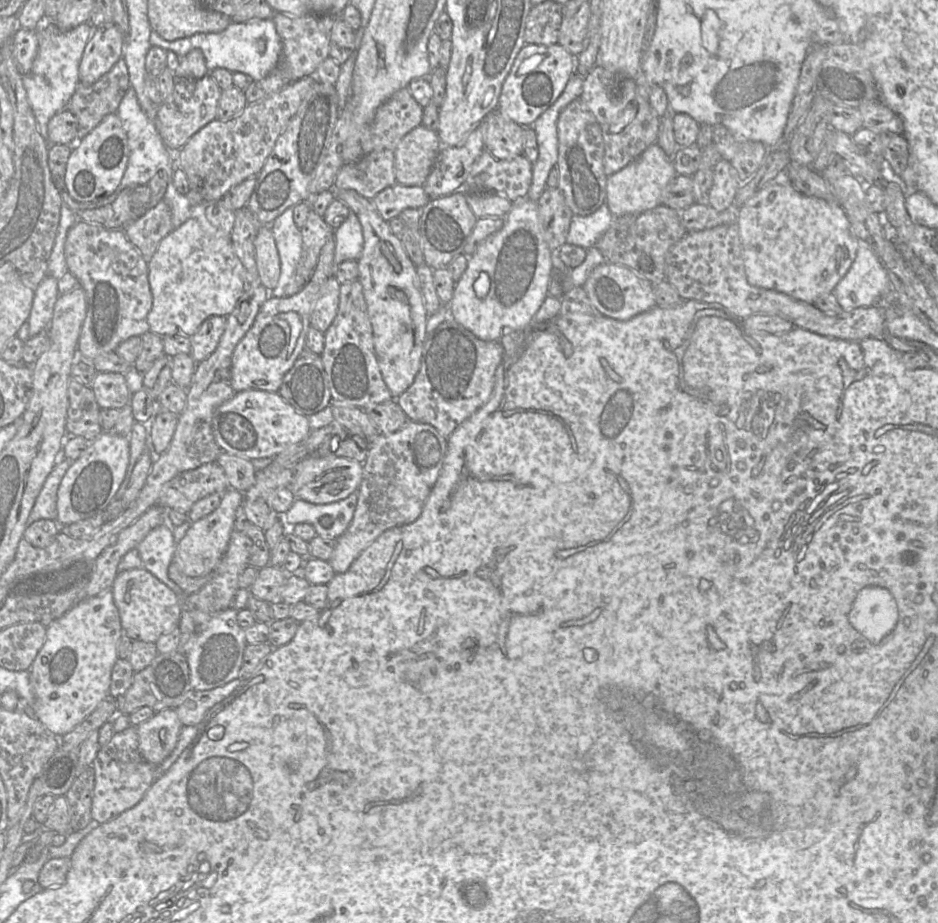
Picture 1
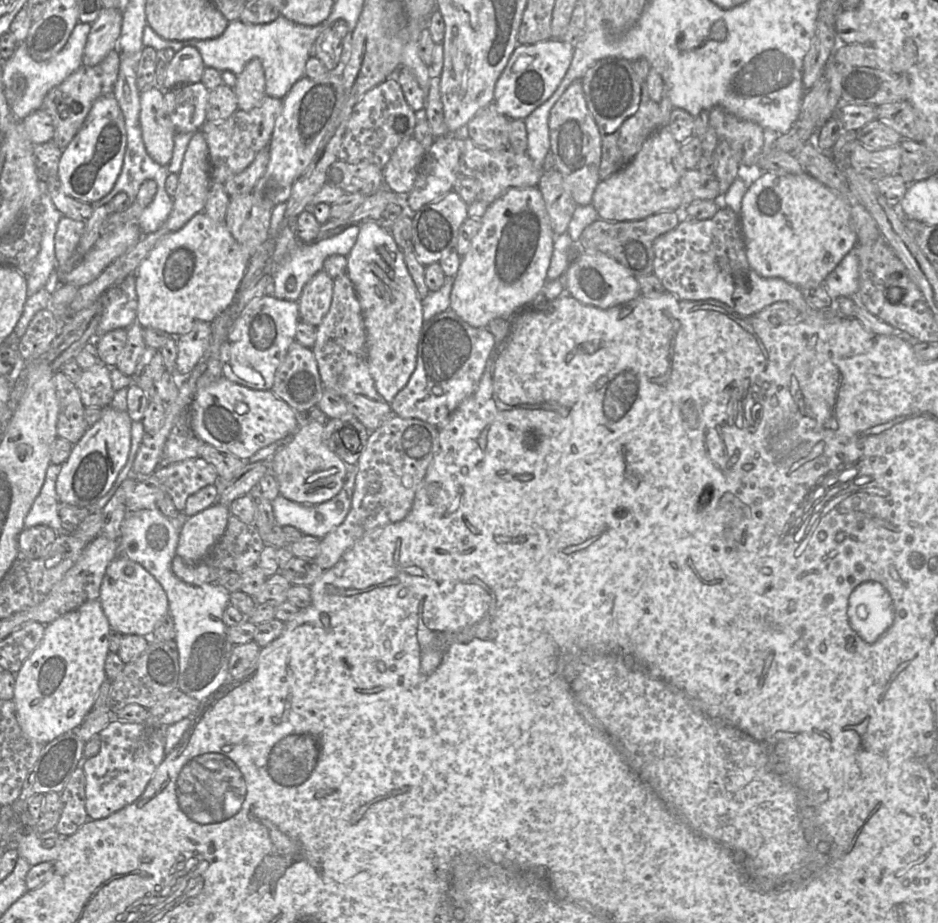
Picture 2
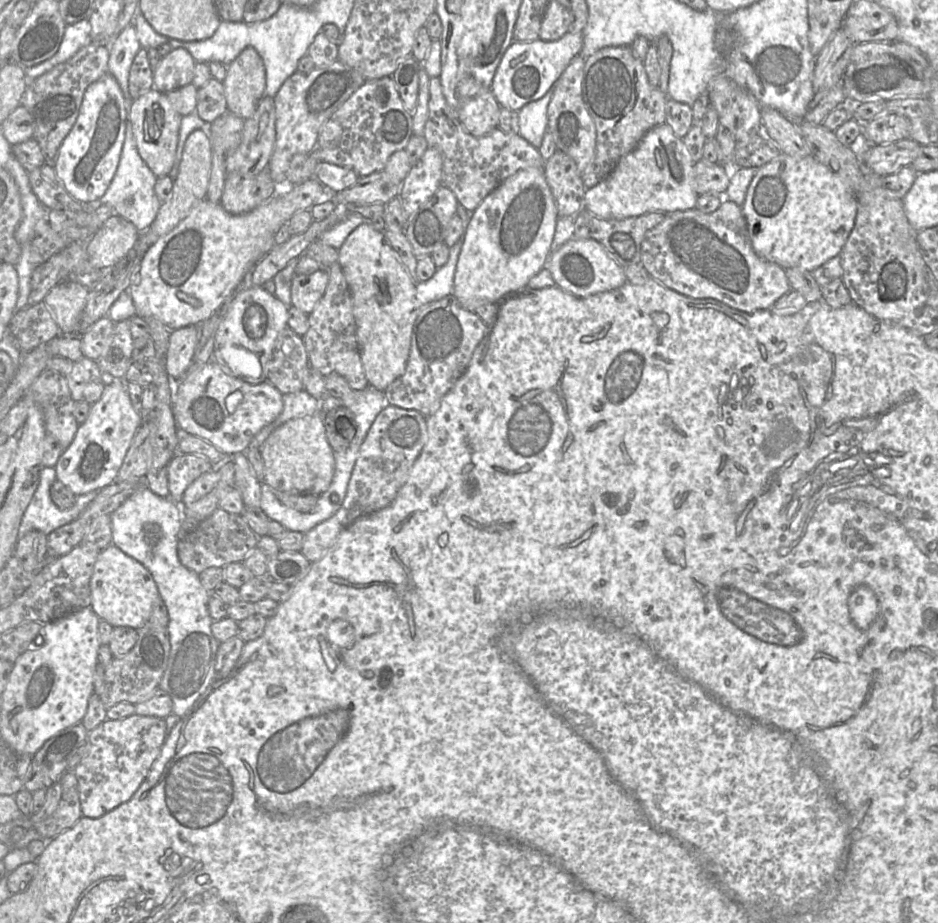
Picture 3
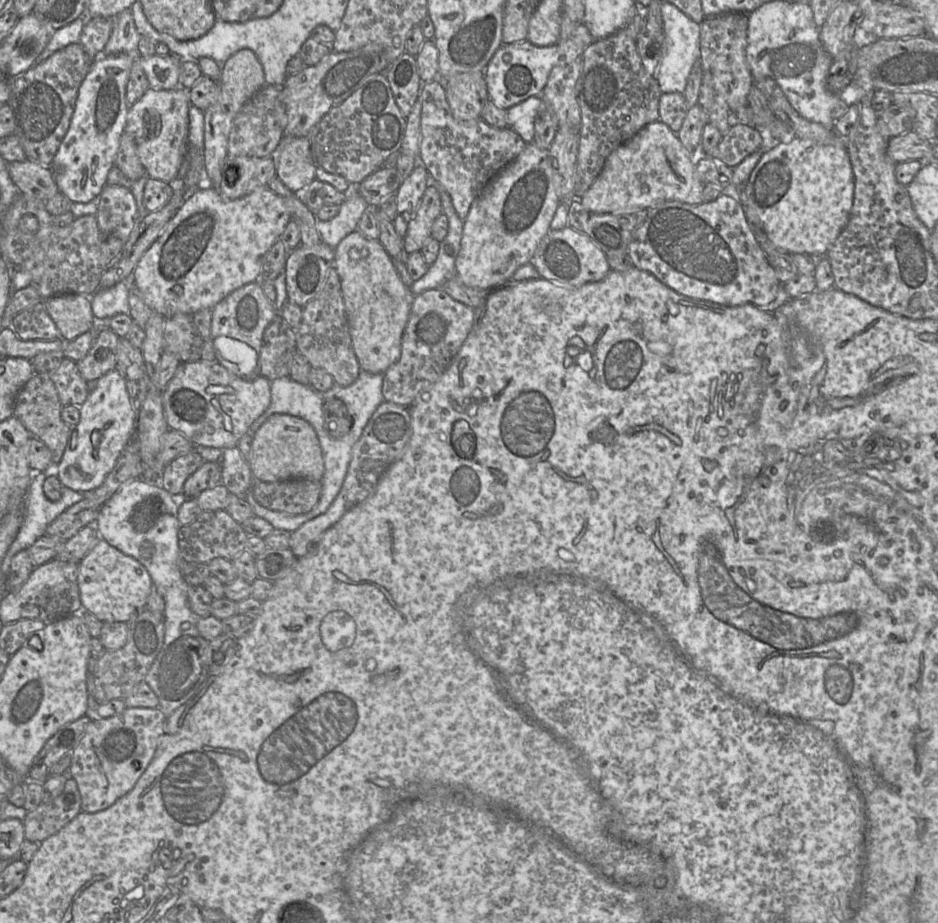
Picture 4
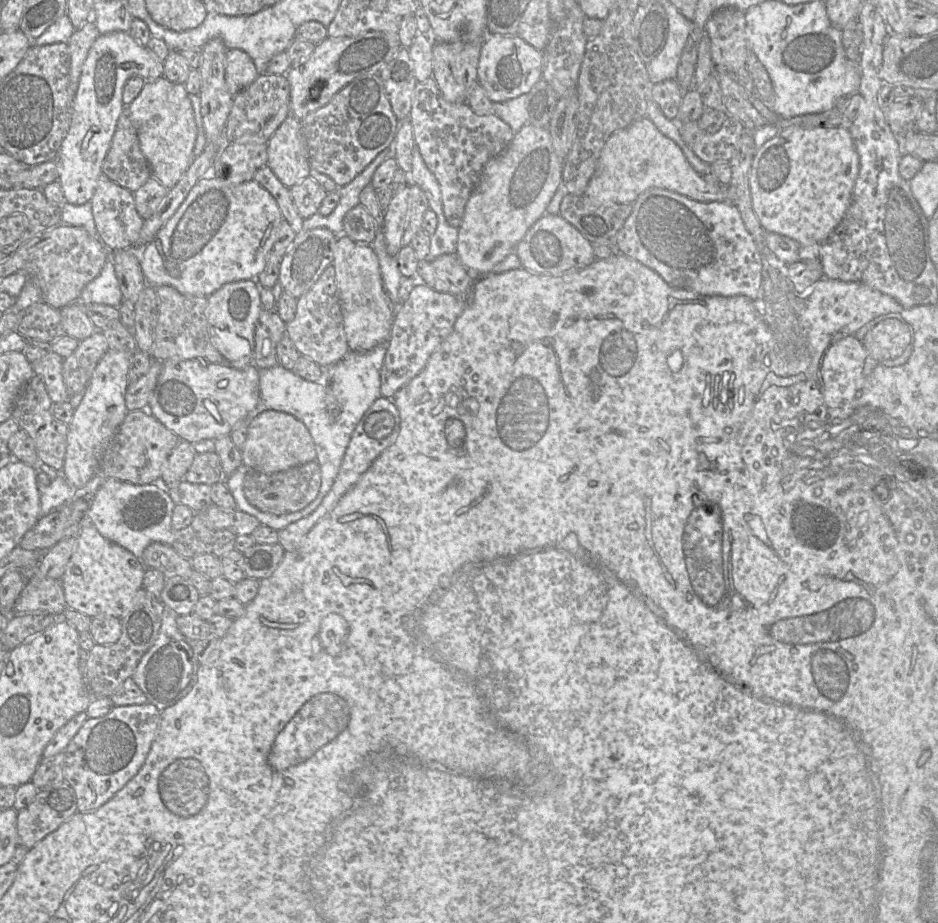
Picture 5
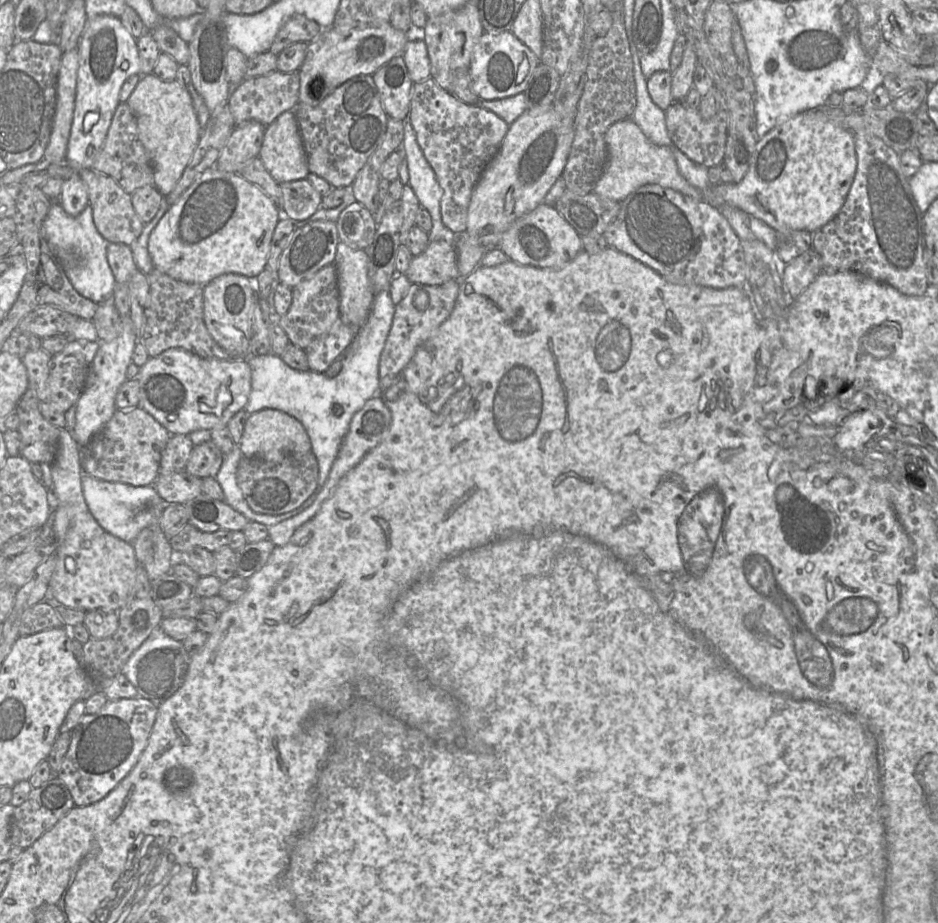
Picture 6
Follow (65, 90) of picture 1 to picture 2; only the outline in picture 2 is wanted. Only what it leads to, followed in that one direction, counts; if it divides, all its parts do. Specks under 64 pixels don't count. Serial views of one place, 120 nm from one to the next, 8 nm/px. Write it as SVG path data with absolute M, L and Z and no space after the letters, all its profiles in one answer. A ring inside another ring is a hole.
M78 22L65 46L52 58L45 61L35 61L28 53L25 42L20 42L15 53L2 64L3 90L14 116L23 120L31 113L41 109L47 93L55 86L61 84L69 75L75 72L83 63L84 49L91 30L90 23ZM15 76L23 76L26 79L26 88L22 94L16 94L12 90Z

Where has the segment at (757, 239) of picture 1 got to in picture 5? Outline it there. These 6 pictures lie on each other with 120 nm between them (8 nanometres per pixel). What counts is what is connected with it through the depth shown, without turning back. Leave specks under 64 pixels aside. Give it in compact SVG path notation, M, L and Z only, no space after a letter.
M788 127L764 143L755 153L749 176L752 206L766 232L777 233L800 245L820 244L843 221L859 172L859 156L845 128Z

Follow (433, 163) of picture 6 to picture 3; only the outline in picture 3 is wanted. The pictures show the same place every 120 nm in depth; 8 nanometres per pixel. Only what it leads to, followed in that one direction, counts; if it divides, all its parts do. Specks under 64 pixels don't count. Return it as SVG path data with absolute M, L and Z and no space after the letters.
M439 77L429 81L428 117L423 136L428 147L441 153L442 186L449 188L469 212L473 212L488 194L519 170L544 168L545 164L539 150L519 134L505 133L499 128L482 137L468 133L459 121L457 111L447 104Z

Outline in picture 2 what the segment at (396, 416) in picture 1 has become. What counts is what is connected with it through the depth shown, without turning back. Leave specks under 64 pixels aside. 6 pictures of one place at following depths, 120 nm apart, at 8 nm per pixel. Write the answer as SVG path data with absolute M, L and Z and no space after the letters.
M346 394L345 400L349 412L352 413L368 431L374 431L393 413L390 403L385 400L369 399L360 394Z

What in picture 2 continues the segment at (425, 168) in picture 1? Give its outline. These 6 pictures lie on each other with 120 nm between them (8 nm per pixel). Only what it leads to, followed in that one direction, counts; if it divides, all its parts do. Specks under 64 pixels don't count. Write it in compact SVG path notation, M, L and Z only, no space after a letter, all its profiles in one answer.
M414 137L404 139L383 169L384 186L397 194L409 194L425 154Z

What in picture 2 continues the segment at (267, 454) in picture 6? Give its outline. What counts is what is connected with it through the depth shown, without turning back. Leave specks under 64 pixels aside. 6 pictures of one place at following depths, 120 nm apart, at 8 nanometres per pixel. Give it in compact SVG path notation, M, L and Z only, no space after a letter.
M311 420L303 426L299 426L293 436L283 442L277 449L272 458L272 471L282 496L299 504L318 505L338 494L344 485L347 467L346 463L323 442L323 425L315 420Z

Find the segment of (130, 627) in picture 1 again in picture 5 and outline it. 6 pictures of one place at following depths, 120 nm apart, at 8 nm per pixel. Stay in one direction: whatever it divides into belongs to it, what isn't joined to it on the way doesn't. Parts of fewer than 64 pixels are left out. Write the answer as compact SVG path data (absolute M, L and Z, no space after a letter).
M91 523L84 525L77 538L76 548L61 577L67 608L89 617L113 616L121 618L131 607L133 599L143 587L145 566L140 559L124 547L106 539Z

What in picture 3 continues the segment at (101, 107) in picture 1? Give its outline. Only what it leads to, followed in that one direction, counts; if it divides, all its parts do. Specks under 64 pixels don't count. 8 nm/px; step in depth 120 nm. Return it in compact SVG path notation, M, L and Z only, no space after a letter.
M90 43L65 62L28 83L21 106L35 118L33 139L38 142L47 162L56 158L63 140L75 124L88 86L109 73L109 57L110 51L106 46Z

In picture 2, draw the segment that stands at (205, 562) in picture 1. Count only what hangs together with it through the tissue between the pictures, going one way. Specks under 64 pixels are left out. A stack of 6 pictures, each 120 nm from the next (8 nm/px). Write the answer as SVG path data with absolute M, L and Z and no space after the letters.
M216 502L188 517L179 532L176 555L187 564L202 560L225 532L230 514L229 506Z

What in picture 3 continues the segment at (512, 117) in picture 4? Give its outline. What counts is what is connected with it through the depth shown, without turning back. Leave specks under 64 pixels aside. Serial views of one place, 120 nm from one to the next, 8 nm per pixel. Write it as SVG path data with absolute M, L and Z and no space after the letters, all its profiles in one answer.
M552 86L542 98L526 104L517 112L519 135L537 149L548 130L548 106L553 92Z

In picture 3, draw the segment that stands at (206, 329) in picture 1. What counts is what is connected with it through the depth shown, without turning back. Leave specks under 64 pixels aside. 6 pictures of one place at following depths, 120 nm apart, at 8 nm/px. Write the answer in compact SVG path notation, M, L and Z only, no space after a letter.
M190 325L171 330L164 356L164 367L171 380L176 380L189 367L199 341L199 326Z

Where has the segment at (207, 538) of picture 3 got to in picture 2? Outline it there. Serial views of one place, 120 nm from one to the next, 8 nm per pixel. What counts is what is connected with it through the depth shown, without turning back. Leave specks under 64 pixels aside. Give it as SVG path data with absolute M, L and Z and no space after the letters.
M230 514L225 532L202 560L196 564L187 564L180 556L175 555L172 571L179 579L191 585L216 584L216 581L229 571L241 573L255 566L264 547L265 542L254 524L246 524Z

